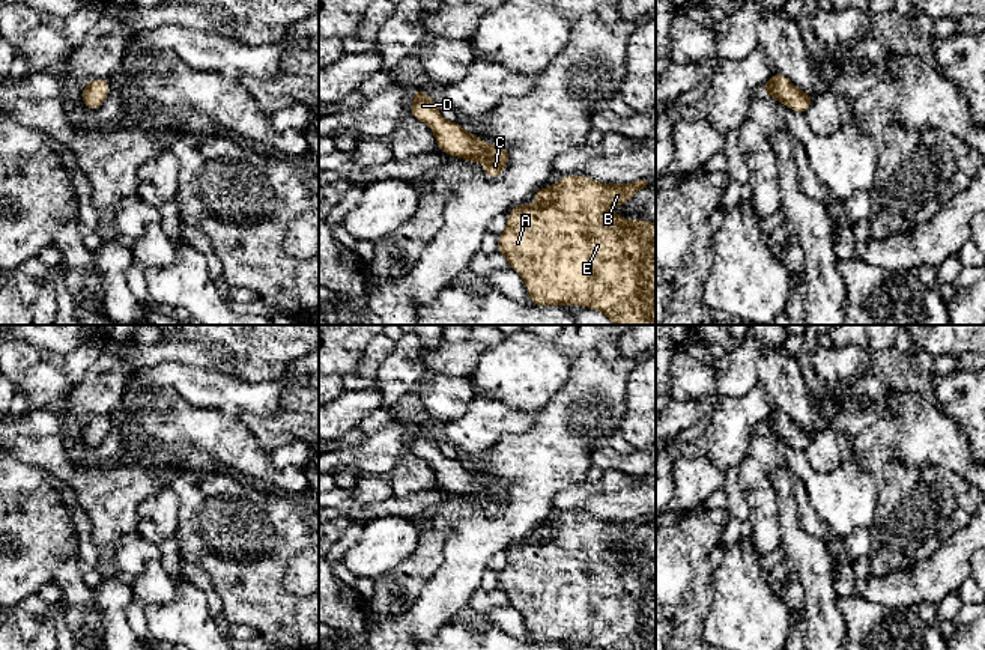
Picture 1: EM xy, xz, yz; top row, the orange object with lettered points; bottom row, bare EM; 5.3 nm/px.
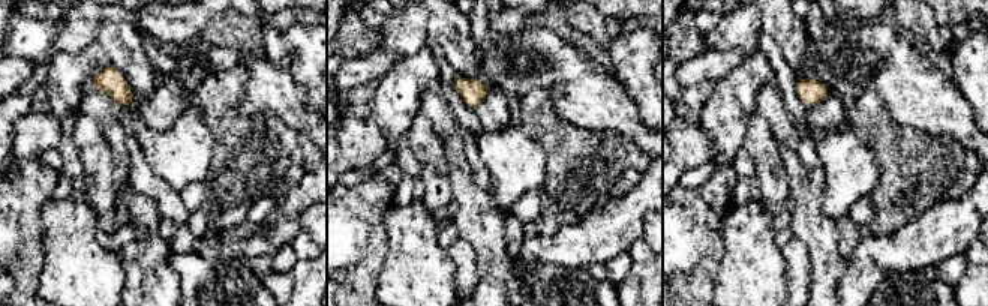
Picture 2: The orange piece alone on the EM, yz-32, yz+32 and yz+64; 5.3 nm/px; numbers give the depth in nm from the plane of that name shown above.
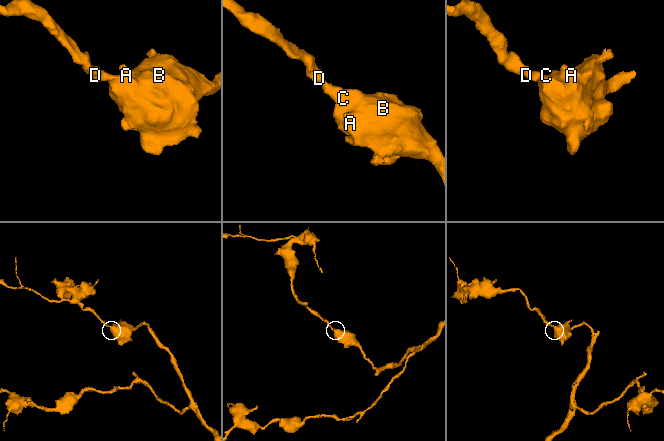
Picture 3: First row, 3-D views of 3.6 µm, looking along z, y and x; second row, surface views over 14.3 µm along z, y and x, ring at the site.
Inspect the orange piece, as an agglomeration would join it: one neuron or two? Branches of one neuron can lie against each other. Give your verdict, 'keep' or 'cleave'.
keep

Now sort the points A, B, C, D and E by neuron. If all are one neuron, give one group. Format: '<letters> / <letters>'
A B C D E

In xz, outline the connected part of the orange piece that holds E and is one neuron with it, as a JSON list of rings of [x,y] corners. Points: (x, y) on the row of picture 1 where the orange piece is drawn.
[[[583,175],[561,176],[553,187],[547,188],[543,185],[531,196],[540,202],[538,206],[520,203],[508,211],[507,227],[498,238],[496,251],[505,256],[510,269],[516,271],[522,277],[532,305],[553,307],[576,304],[603,313],[614,325],[656,325],[656,223],[641,218],[632,221],[630,218],[608,212],[609,208],[624,205],[633,199],[638,191],[647,188],[647,185],[648,182],[645,181],[629,184],[602,184]]]

